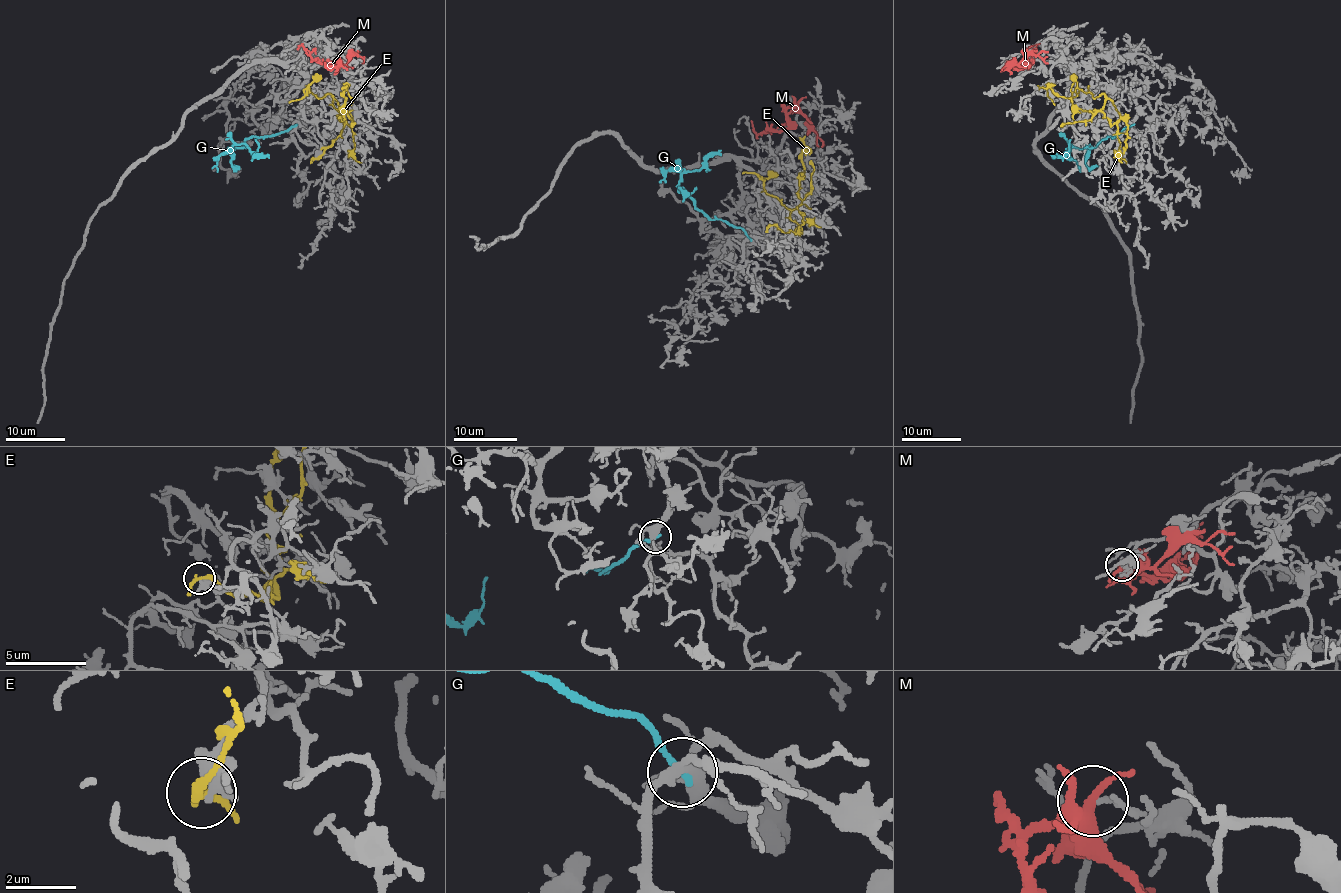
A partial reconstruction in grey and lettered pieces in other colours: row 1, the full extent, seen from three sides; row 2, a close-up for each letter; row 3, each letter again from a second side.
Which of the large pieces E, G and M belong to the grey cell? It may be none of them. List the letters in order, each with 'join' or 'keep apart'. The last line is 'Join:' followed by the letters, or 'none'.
E: keep apart
G: keep apart
M: keep apart
Join: none

